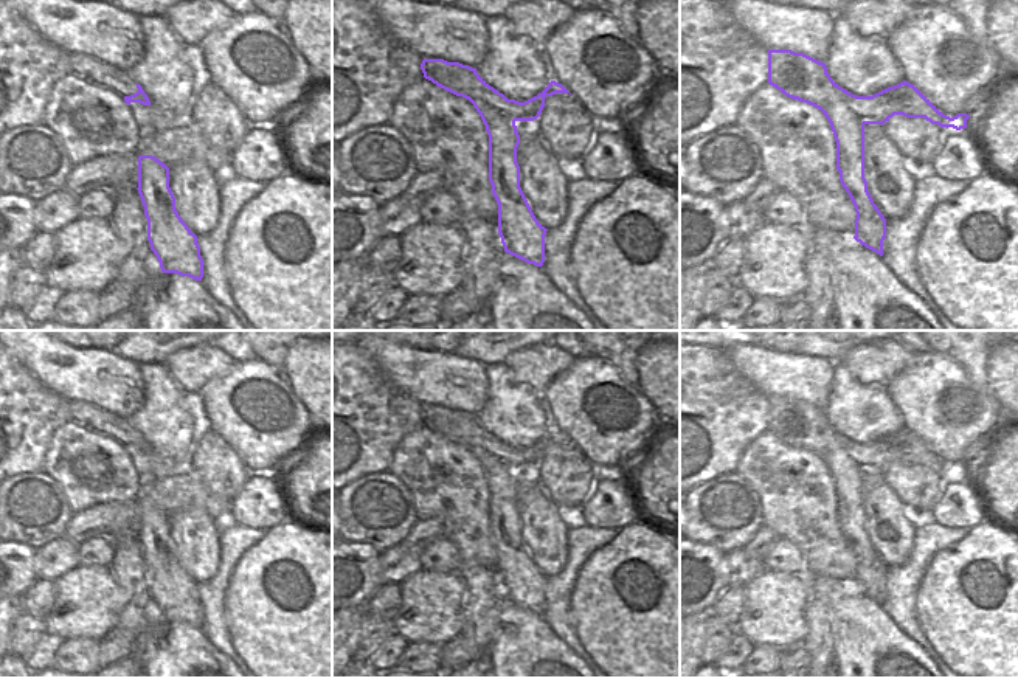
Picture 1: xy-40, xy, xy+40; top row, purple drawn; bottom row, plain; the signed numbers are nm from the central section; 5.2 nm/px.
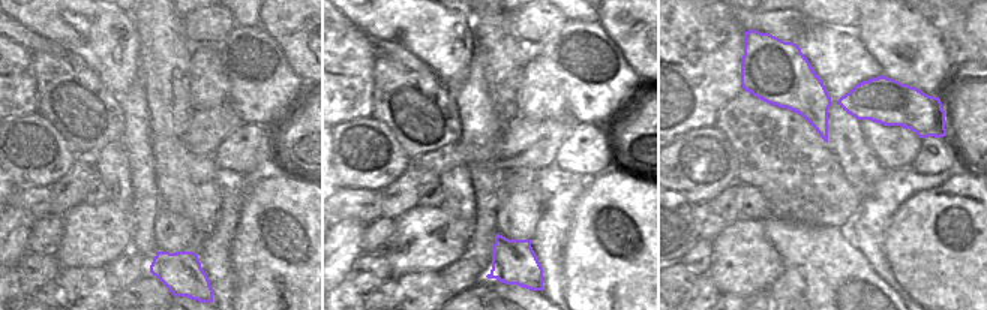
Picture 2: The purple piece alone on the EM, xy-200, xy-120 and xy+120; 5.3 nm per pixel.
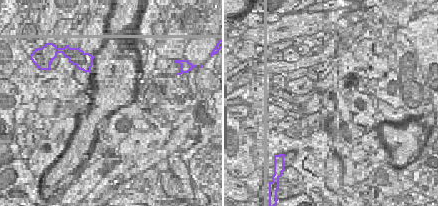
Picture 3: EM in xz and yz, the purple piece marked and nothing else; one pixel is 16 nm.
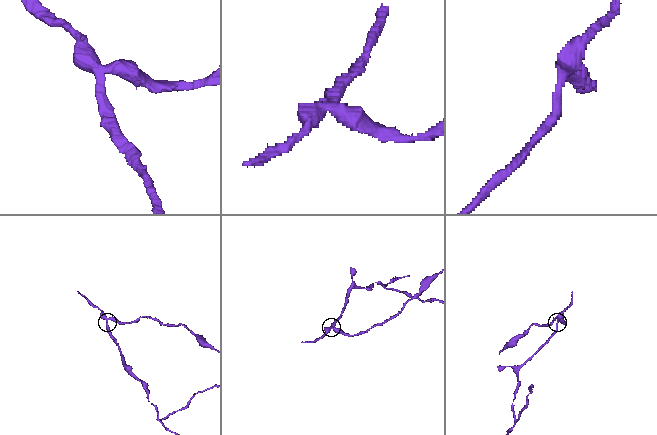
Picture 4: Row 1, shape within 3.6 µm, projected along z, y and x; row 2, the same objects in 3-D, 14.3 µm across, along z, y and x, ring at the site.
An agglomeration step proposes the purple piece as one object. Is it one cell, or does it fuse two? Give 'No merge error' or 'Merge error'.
Merge error

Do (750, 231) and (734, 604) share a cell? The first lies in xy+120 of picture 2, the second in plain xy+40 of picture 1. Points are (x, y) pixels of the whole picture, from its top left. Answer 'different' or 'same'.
different

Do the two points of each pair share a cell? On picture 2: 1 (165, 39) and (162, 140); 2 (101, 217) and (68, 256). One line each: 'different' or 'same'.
1: same
2: same

